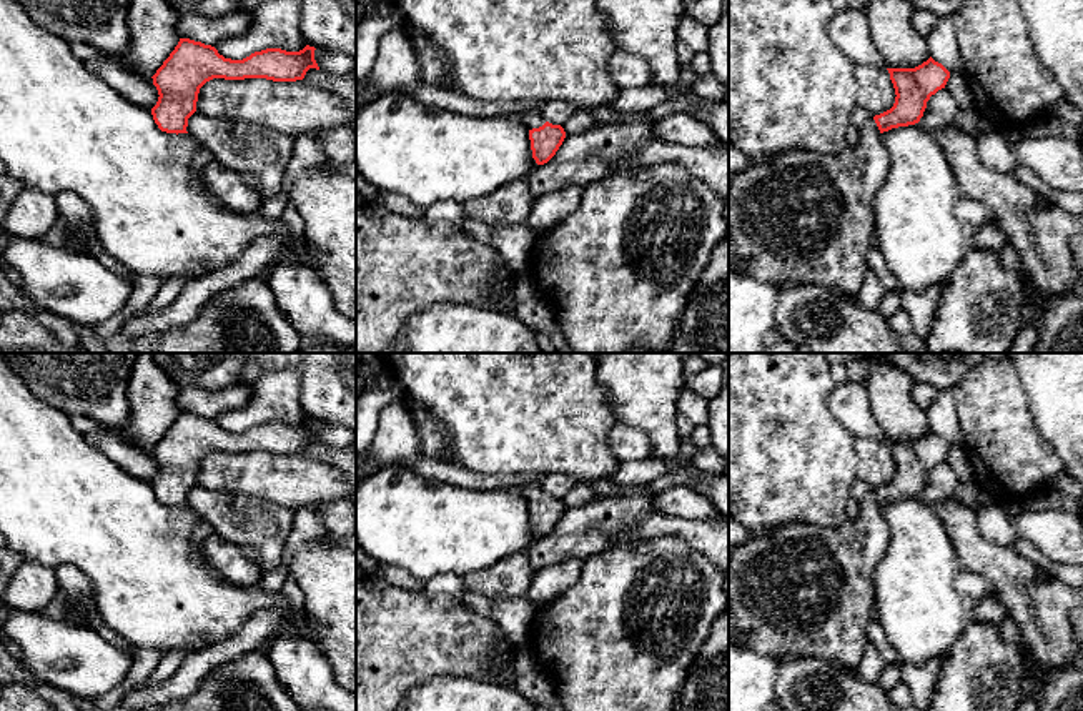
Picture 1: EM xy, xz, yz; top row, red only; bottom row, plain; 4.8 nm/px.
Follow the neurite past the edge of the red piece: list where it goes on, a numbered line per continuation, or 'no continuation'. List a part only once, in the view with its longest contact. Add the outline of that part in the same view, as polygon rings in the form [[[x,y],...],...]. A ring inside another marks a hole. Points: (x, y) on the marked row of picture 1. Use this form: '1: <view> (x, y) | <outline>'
1: xz (533, 120) | [[[529,113],[521,122],[529,130],[539,128],[546,123],[544,117],[541,117],[539,113]]]

